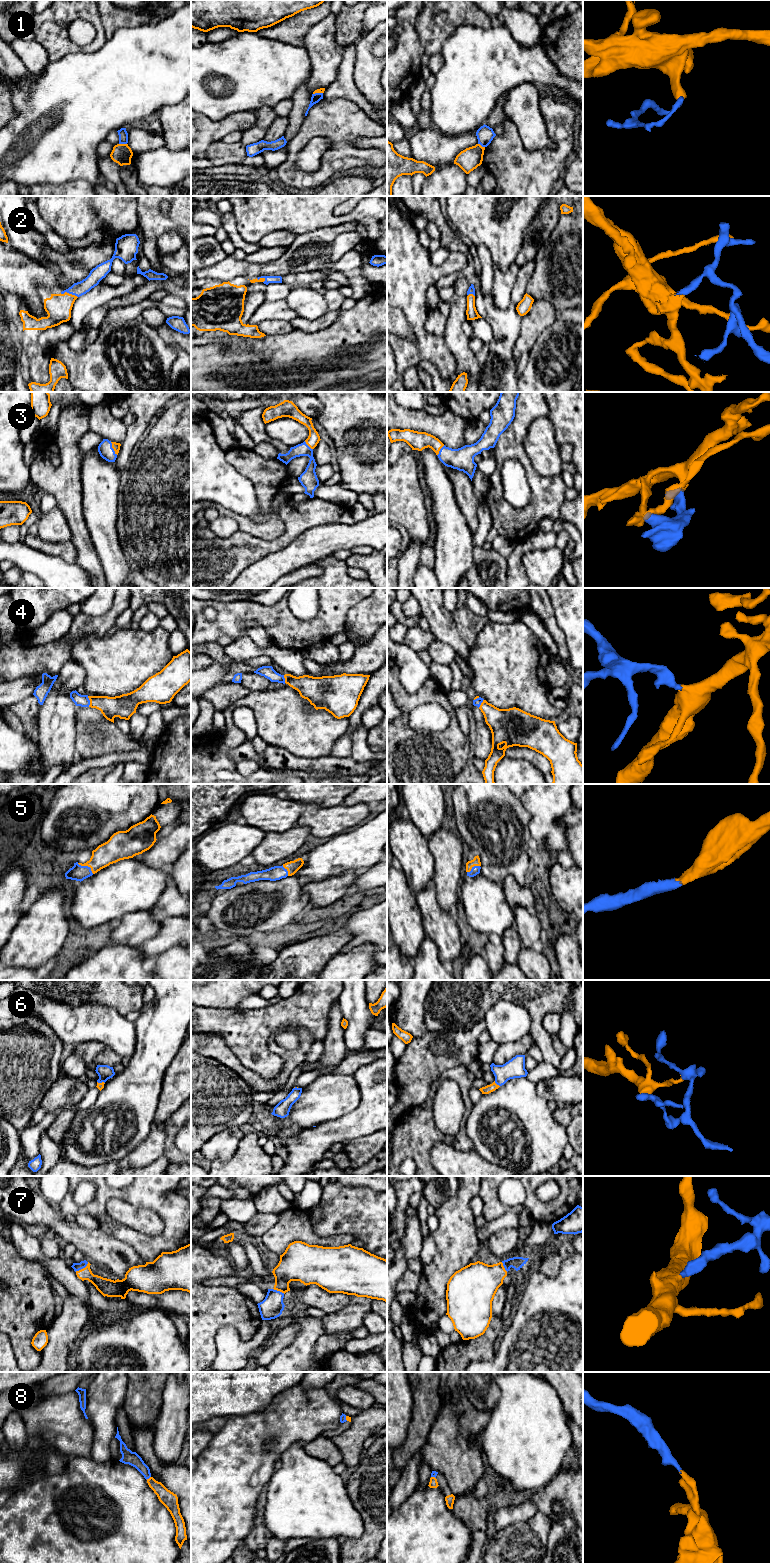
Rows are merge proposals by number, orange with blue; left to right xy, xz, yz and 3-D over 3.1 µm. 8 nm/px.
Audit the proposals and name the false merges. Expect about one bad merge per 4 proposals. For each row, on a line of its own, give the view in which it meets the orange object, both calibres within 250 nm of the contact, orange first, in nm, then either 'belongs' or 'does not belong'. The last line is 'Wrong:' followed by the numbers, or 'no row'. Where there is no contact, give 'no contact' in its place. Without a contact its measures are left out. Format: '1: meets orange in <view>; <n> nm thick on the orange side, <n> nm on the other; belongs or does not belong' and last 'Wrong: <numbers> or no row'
1: meets orange in xy; 160 nm thick on the orange side, 80 nm on the other; does not belong
2: meets orange in xy; 200 nm thick on the orange side, 120 nm on the other; belongs
3: meets orange in xy; 60 nm thick on the orange side, 120 nm on the other; belongs
4: meets orange in xy; 180 nm thick on the orange side, 100 nm on the other; belongs
5: meets orange in xy; 190 nm thick on the orange side, 120 nm on the other; belongs
6: meets orange in yz; 70 nm thick on the orange side, 160 nm on the other; belongs
7: meets orange in xy; 140 nm thick on the orange side, 60 nm on the other; belongs
8: meets orange in xy; 130 nm thick on the orange side, 110 nm on the other; belongs
Wrong: 1

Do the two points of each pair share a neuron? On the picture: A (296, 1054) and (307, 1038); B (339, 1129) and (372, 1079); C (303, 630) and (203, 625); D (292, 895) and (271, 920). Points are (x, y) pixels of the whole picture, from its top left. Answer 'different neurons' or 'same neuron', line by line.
A: same neuron
B: same neuron
C: same neuron
D: same neuron

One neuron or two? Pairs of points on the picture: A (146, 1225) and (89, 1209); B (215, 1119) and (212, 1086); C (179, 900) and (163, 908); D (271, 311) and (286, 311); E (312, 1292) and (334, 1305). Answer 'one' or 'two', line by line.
A: two
B: one
C: one
D: one
E: one

